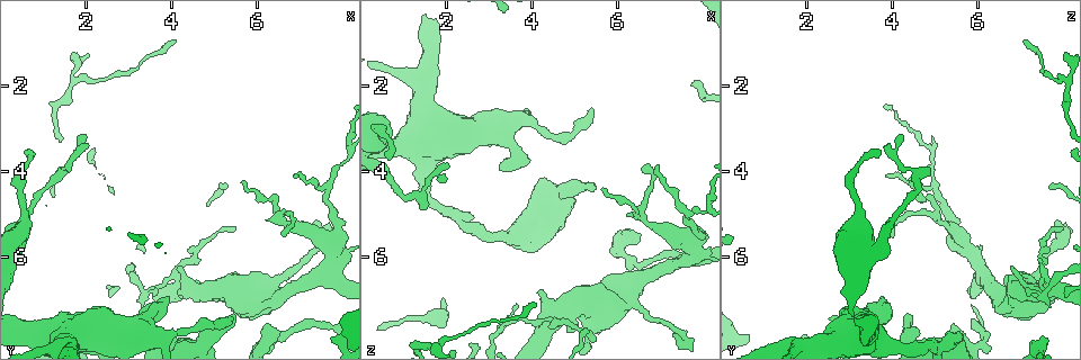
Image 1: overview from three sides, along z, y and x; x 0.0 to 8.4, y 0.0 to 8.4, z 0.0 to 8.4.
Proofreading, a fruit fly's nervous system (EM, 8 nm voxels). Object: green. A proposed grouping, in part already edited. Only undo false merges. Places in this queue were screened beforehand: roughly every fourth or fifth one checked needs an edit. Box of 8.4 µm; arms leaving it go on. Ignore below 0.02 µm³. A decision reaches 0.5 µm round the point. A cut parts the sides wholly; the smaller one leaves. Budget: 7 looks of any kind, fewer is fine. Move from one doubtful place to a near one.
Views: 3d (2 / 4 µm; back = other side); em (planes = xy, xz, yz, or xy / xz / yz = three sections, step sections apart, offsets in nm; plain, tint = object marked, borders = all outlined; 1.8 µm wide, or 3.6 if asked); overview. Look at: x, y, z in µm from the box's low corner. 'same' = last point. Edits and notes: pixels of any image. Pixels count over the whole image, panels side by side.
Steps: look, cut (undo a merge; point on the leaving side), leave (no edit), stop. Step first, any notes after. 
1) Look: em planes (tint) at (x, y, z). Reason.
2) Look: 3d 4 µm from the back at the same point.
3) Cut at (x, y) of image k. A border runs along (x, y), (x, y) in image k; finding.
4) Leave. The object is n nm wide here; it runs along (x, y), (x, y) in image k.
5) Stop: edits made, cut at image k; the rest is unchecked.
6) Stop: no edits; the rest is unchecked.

Look: em 3.6 µm xz step 8 (tint) at (7.85, 5.75, 5.65). Side arm on a straight run.

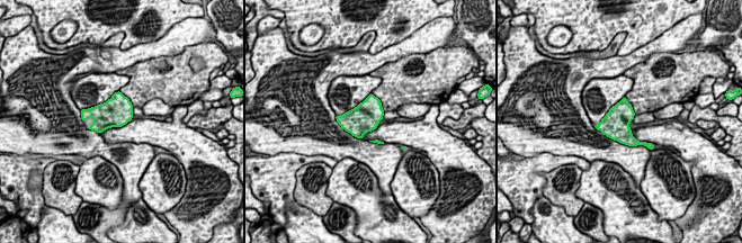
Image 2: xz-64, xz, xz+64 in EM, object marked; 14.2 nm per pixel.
Leave. One neuron here.

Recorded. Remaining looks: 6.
Look: 3d 2 µm at (3.25, 7.95, 5.60). Calibre changes.

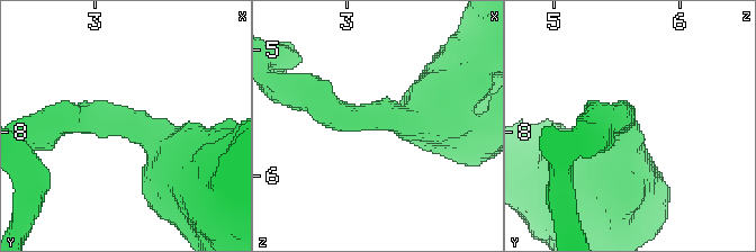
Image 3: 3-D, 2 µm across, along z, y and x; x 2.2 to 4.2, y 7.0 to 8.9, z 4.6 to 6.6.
Look: em planes (tint) at (3.28, 7.90, 5.56). The arms are 220, 500 nm wide.

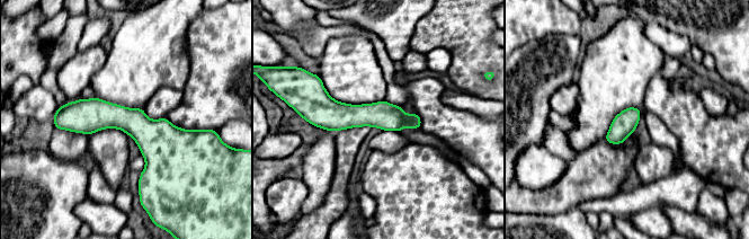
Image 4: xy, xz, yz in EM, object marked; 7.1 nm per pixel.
Leave. The object is 170 nm wide here; all the same neuron.

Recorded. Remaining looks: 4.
Look: em xy step 8 (tint) at (4.85, 7.85, 4.45). Thick turns thin.

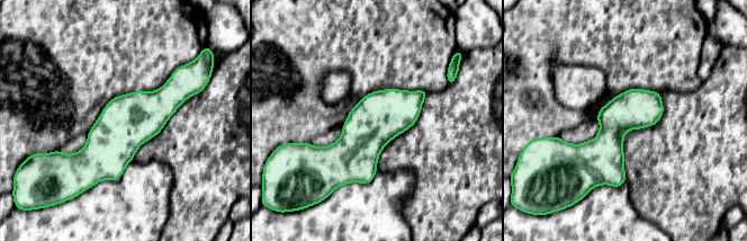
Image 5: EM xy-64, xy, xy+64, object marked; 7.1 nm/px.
Look: em planes (tint) at the same point.

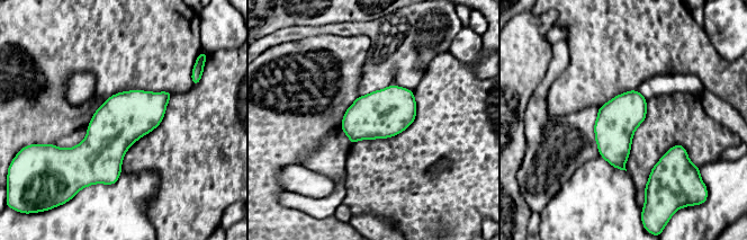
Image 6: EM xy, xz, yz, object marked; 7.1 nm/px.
Leave. All the same neuron.

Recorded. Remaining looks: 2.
Stop: no edits; the rest is unchecked.

